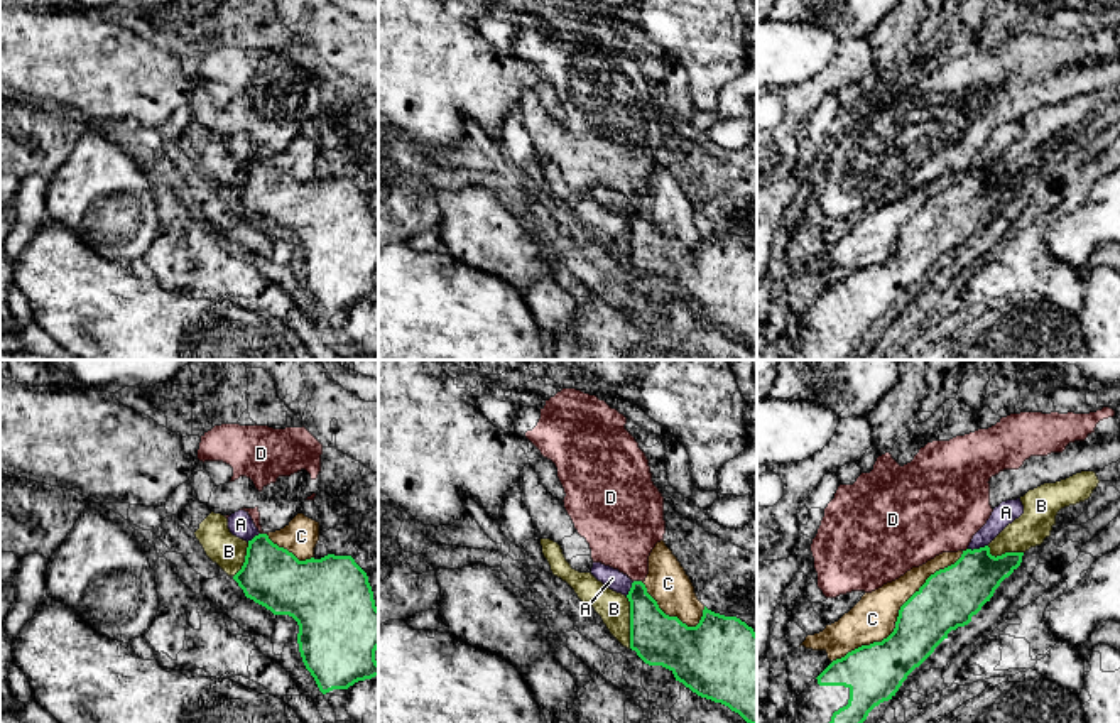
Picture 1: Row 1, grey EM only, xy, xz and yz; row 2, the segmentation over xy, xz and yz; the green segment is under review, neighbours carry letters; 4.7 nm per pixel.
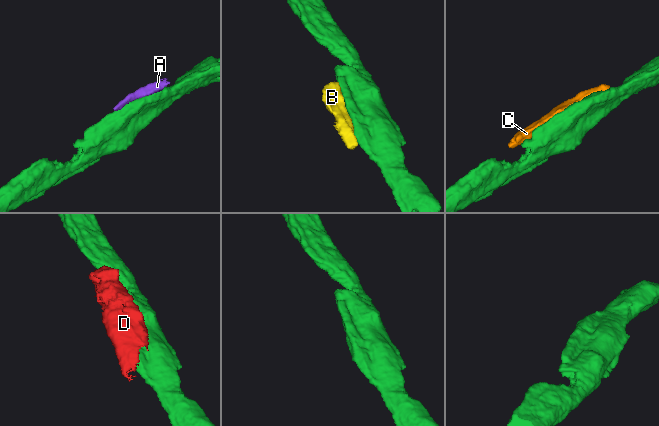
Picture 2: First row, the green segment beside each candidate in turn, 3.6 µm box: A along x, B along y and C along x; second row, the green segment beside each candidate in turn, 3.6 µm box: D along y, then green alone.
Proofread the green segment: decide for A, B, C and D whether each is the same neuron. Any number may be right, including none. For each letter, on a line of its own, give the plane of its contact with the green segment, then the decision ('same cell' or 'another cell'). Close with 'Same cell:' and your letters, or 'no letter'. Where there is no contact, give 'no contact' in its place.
A: yz | another cell
B: xz | another cell
C: yz | another cell
D: xz | another cell
Same cell: no letter

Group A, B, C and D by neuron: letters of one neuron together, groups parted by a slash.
A C / B / D

